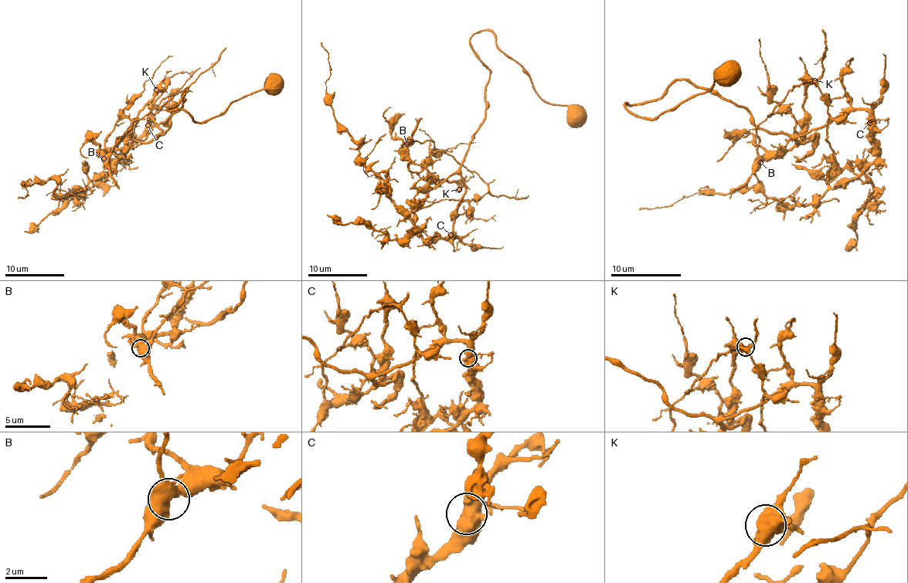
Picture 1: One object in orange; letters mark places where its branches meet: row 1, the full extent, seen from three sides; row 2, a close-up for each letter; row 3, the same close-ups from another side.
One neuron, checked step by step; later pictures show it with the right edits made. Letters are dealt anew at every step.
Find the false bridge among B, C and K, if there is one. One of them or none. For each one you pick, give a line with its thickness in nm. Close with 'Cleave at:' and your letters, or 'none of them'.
B: 600 nm thick
Cleave at: B

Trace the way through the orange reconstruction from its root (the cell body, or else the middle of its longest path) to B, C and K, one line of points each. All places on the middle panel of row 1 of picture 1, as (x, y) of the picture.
B: (575, 121), (478, 31), (470, 47), (490, 72), (486, 115), (462, 165), (433, 188), (406, 143)
C: (575, 121), (478, 31), (470, 47), (490, 72), (486, 115), (460, 167), (450, 235)
K: (575, 121), (478, 31), (470, 47), (490, 72), (486, 115), (462, 165), (430, 183), (459, 189)

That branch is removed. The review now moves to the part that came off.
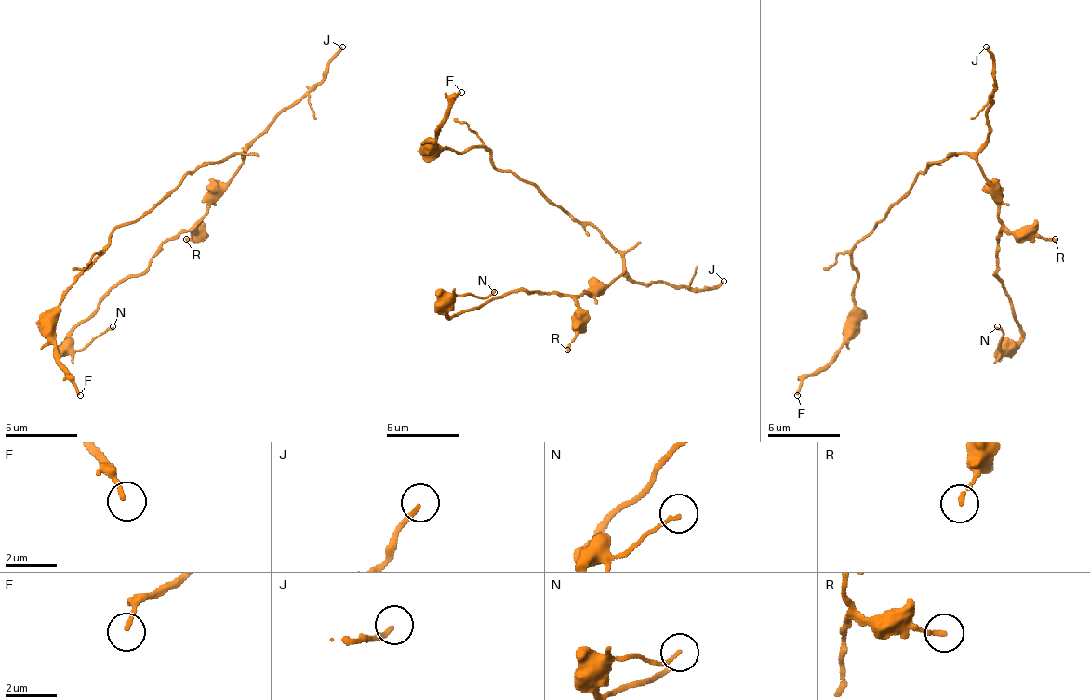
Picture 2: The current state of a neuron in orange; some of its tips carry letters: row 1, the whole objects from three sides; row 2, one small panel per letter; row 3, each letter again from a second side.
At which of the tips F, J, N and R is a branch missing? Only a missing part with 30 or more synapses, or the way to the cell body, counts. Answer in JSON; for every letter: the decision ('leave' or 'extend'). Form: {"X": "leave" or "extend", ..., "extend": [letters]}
{"F": "leave", "J": "extend", "N": "leave", "R": "leave", "extend": ["J"]}

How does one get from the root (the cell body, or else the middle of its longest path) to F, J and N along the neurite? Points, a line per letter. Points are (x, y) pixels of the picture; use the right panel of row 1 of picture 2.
F: (946, 155), (921, 174), (855, 246), (851, 254), (855, 304), (847, 323), (847, 341), (801, 384), (797, 395)
J: (946, 155), (971, 155), (986, 140), (990, 130), (986, 112), (993, 90), (993, 54), (986, 46)
N: (946, 155), (971, 155), (997, 203), (1001, 221), (997, 279), (1022, 334), (1001, 351), (1004, 334), (997, 326)

